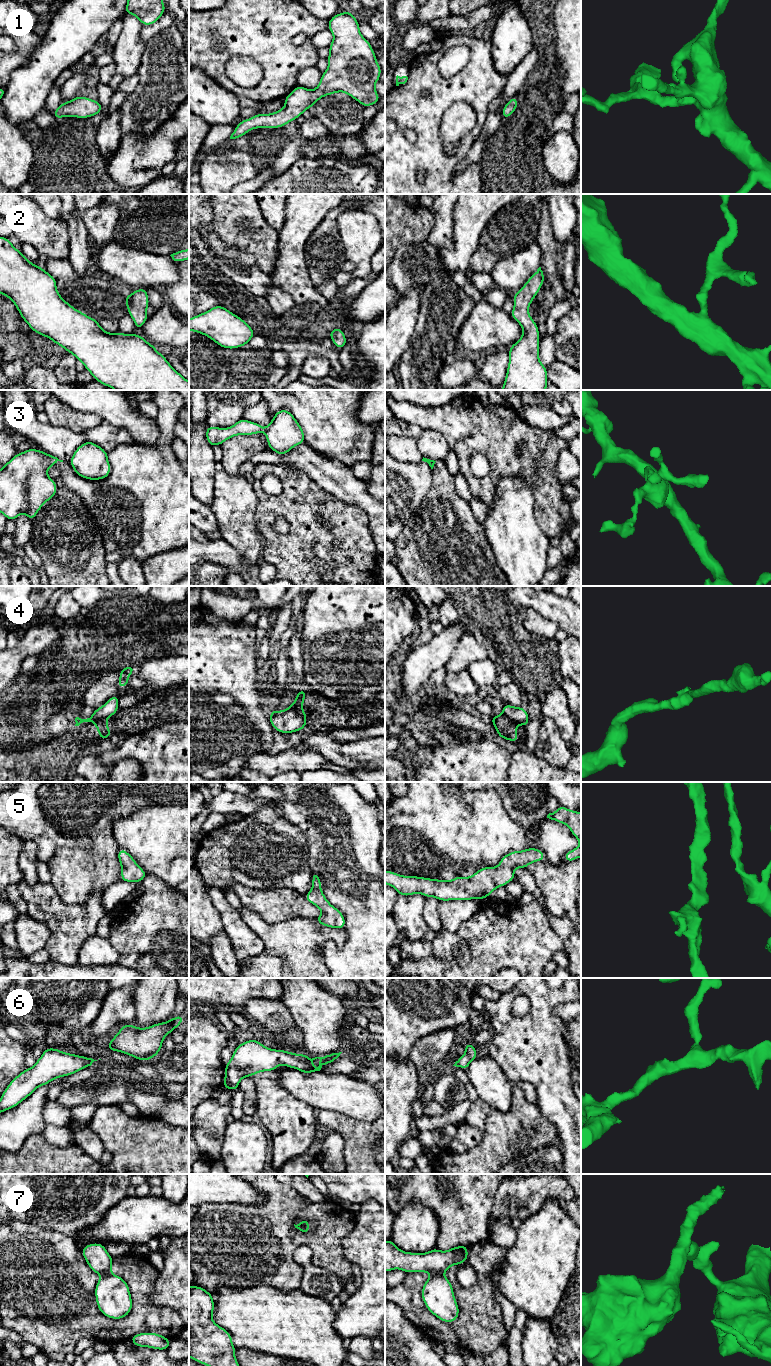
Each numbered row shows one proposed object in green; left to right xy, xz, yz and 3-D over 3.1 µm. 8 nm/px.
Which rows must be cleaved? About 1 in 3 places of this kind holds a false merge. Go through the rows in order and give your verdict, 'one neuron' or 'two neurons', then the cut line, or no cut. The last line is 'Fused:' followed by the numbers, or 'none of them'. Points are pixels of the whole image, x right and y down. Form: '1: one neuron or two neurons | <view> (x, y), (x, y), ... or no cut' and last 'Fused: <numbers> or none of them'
1: one neuron | no cut
2: one neuron | no cut
3: two neurons | xz (267, 427), (265, 432)
4: two neurons | xy (106, 717), (88, 721)
5: one neuron | no cut
6: one neuron | no cut
7: two neurons | yz (432, 1273), (442, 1274)
Fused: 3, 4, 7

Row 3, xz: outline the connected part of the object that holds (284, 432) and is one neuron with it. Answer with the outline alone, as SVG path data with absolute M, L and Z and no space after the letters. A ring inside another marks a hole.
M287 409L275 413L267 427L266 439L269 448L280 456L305 443L304 430Z

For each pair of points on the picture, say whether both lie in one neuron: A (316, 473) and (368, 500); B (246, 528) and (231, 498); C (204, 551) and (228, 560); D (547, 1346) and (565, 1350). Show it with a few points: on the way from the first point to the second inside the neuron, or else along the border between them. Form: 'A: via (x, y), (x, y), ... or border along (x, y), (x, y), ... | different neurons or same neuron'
A: via (329, 475), (332, 475), (355, 492) | same neuron
B: via (239, 521), (235, 516), (234, 505) | same neuron
C: via (210, 551), (219, 551), (222, 554) | same neuron
D: border along (550, 1326), (557, 1341), (556, 1355) | different neurons

